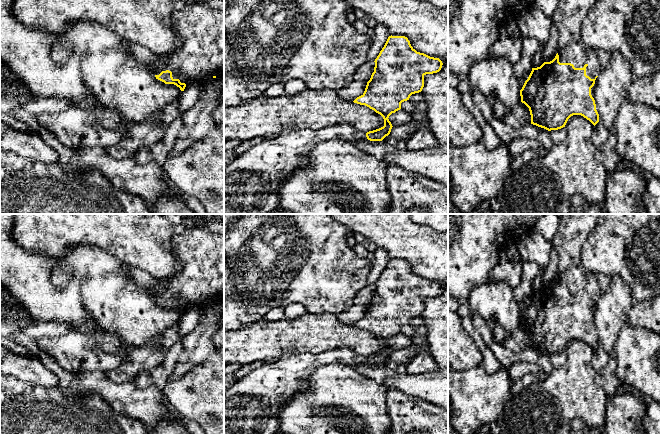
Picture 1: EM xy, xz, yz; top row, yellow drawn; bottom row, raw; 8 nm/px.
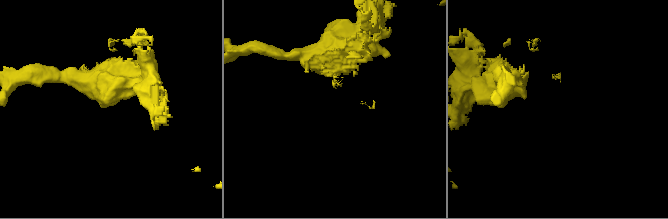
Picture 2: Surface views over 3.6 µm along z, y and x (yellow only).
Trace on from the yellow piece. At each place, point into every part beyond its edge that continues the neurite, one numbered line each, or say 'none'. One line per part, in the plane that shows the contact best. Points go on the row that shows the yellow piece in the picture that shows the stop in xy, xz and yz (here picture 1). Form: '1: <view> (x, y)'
1: xz (252, 181)
2: yz (568, 17)

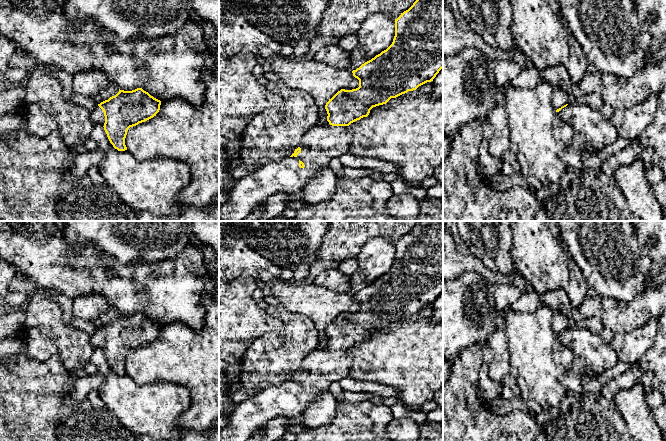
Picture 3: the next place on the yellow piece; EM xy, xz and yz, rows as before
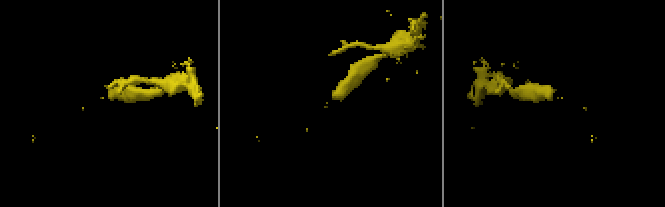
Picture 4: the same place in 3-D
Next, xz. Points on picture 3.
1: xz (323, 142)

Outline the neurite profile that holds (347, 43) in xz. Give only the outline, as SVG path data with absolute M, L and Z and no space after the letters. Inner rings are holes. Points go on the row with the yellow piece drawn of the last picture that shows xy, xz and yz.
M348 35L339 38L338 46L346 51L351 51L357 44L358 39L356 35Z

